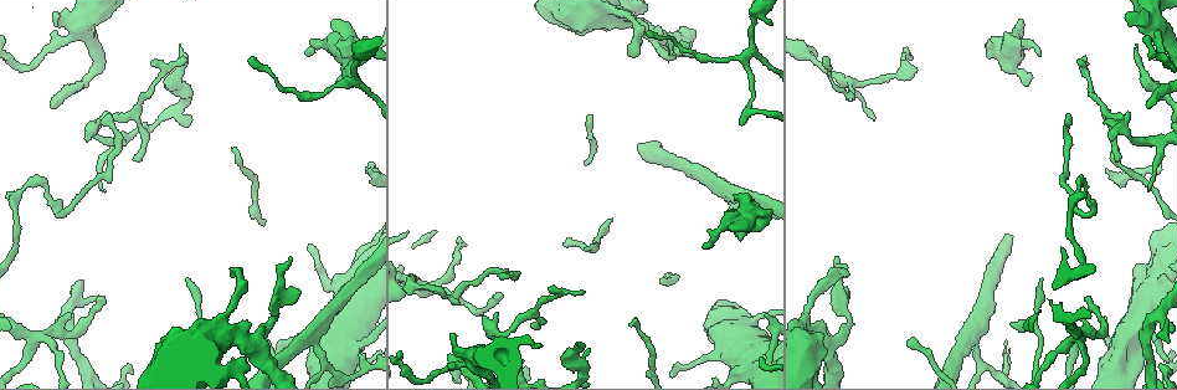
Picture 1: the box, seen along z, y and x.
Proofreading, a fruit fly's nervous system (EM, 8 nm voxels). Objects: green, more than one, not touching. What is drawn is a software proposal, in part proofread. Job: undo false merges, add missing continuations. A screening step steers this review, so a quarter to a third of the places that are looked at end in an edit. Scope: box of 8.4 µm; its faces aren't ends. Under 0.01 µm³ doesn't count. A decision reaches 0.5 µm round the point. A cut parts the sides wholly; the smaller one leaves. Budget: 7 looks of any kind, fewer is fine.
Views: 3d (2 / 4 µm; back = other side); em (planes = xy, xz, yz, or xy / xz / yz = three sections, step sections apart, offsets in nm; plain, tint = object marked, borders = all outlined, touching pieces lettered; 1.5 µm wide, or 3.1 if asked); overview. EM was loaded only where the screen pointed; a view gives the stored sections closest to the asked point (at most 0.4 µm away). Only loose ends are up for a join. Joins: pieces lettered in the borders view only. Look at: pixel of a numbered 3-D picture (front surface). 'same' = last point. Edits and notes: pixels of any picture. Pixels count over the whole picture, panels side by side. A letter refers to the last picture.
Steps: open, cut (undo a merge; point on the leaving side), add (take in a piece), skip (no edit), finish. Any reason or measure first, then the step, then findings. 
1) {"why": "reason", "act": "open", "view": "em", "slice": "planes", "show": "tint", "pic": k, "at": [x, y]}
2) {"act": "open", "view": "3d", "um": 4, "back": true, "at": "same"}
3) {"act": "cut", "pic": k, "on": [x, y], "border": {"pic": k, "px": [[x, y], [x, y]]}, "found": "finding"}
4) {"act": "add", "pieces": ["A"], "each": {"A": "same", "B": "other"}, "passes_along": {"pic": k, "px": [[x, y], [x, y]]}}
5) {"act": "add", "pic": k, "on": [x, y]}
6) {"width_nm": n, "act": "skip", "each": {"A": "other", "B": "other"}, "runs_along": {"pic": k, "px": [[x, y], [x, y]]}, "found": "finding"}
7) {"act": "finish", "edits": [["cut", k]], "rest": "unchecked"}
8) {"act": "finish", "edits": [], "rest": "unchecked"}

{"why": "sharp bend", "act": "open", "view": "3d", "um": 4, "pic": 1, "at": [473, 313]}

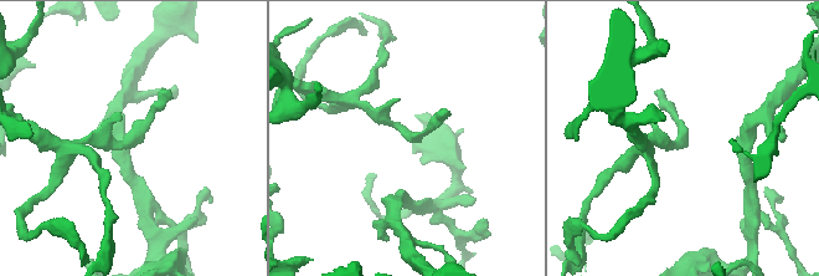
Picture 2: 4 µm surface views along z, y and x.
{"act": "open", "view": "em", "slice": "xz", "step": 4, "show": "tint", "pic": 2, "at": [682, 135]}

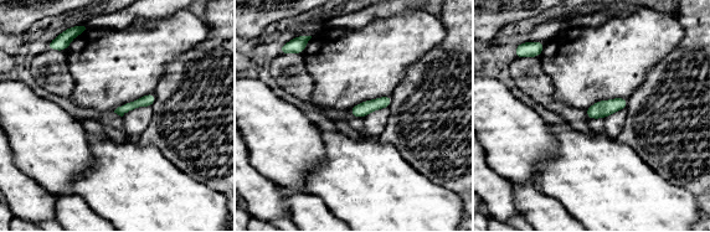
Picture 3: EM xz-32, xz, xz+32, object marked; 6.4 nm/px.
{"act": "open", "view": "em", "slice": "planes", "show": "borders", "at": "same"}

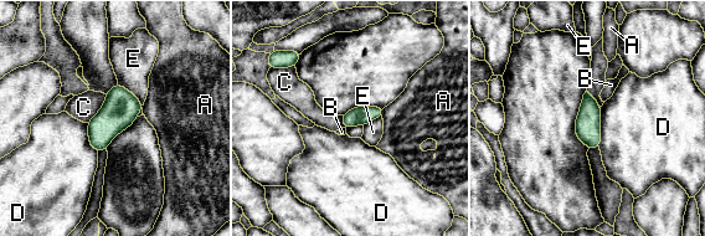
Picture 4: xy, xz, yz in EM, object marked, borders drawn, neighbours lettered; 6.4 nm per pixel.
{"act": "skip", "each": {"A": "other", "B": "other", "C": "other", "D": "other", "E": "other"}, "border": {"pic": 4, "px": [[601, 107], [601, 142], [598, 147]]}, "found": "all the same neuron"}

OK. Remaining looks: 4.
{"why": "free end", "act": "open", "view": "em", "slice": "planes", "show": "borders", "pic": 1, "at": [230, 272]}

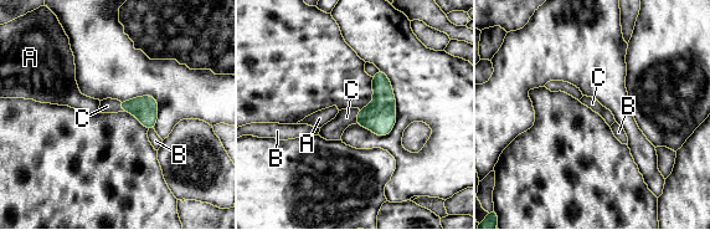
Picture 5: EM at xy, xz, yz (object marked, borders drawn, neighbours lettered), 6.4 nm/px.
{"act": "add", "pieces": ["C"], "each": {"A": "other", "B": "other", "C": "same"}, "found": "it goes on there"}

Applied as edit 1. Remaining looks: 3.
{"act": "open", "view": "overview"}

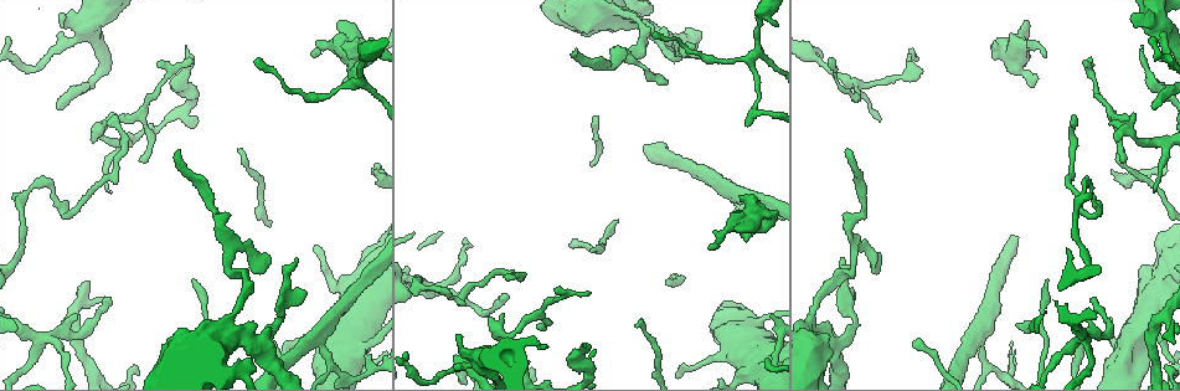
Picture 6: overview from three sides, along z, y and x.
{"why": "arms part here", "act": "open", "view": "3d", "um": 2, "back": true, "pic": 6, "at": [976, 334]}

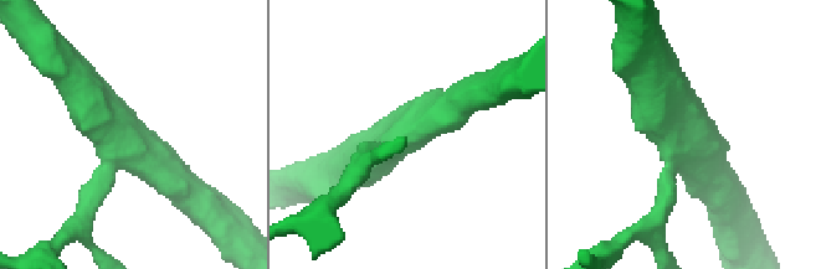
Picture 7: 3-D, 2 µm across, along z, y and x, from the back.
{"why": "shape alone is not enough", "act": "open", "view": "em", "slice": "planes", "show": "borders", "pic": 7, "at": [686, 135]}

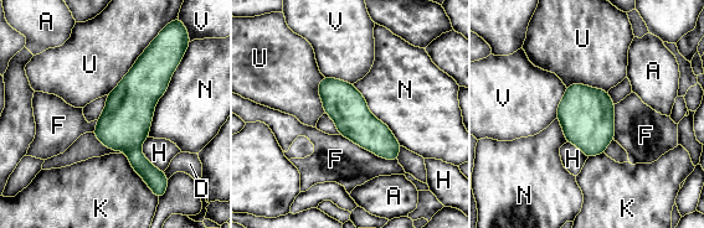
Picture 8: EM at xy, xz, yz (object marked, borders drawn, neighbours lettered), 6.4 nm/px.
{"act": "cut", "pic": 8, "on": [124, 124], "each": {"A": "other", "D": "other", "F": "other", "H": "other", "K": "other", "N": "other", "U": "other", "V": "other"}, "border": {"pic": 8, "px": [[139, 146], [127, 153]]}, "found": "a second neuron is stuck on"}

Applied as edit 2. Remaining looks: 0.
{"act": "finish", "edits": [["add", 5], ["cut", 8]], "rest": "unchecked"}

